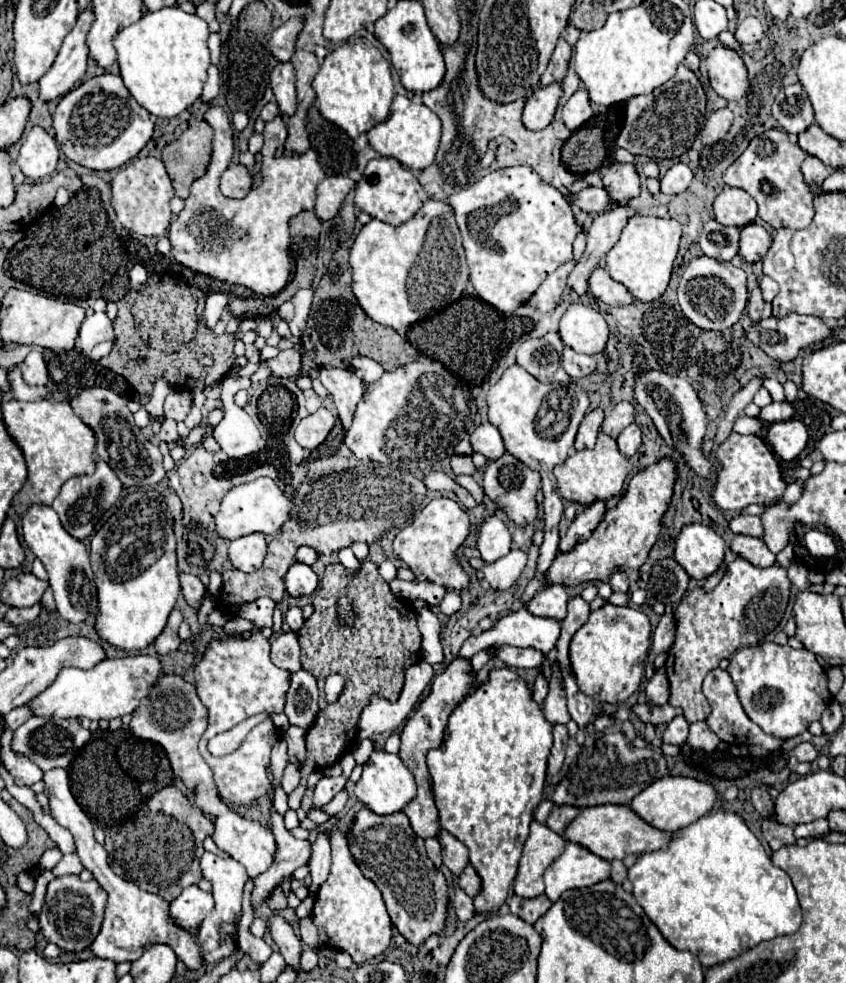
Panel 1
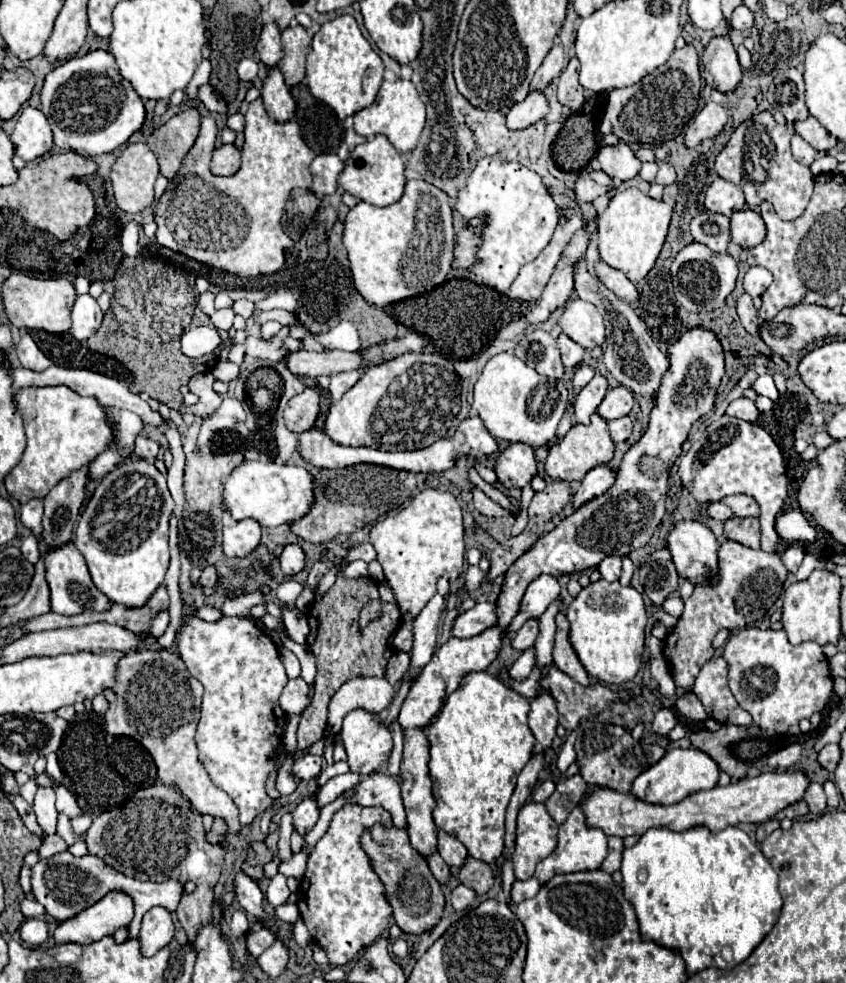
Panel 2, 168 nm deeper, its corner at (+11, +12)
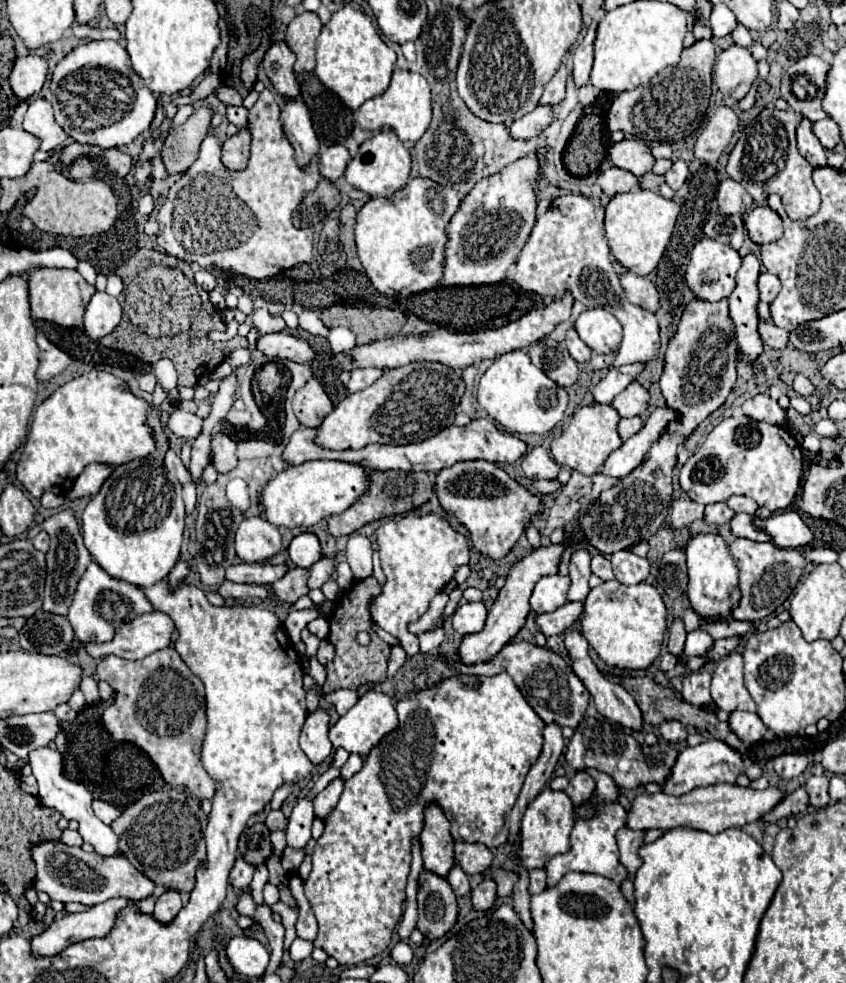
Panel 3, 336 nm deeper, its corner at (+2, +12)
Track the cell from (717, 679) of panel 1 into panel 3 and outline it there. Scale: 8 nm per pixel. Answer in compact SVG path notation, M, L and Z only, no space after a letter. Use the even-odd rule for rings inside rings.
M732 651L730 655L722 657L714 669L712 675L712 687L710 687L712 699L716 707L732 713L736 709L740 711L756 711L756 703L750 697L748 689L744 687L742 677L742 655Z

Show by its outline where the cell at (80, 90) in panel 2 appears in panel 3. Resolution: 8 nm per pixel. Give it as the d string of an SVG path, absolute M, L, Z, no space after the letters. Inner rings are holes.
M90 41L72 49L54 69L50 101L58 125L78 143L102 149L122 147L144 133L156 113L156 97L132 69L128 51L118 41Z

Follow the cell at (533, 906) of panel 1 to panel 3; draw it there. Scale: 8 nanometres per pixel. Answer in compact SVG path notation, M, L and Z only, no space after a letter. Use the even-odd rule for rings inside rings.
M532 869L530 871L530 893L542 893L546 889L546 871Z

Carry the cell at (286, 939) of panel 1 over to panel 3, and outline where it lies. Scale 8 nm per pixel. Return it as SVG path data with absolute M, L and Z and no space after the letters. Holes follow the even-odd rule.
M236 857L236 863L230 871L230 885L234 889L240 889L240 891L248 891L248 885L252 881L252 873L254 873L254 867L246 861L242 861L242 857Z

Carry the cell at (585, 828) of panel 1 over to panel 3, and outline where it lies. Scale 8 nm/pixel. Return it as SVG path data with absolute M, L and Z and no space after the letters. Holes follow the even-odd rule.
M714 785L704 789L694 789L688 795L668 795L668 793L644 793L632 801L632 809L628 813L626 825L630 829L674 829L674 827L692 827L702 829L708 833L720 833L730 827L742 827L746 823L758 821L766 815L780 799L784 791L770 785L764 791L752 787L738 787L738 785Z

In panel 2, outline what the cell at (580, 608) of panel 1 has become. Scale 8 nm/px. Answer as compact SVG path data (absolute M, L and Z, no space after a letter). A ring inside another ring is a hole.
M557 613L557 633L555 633L555 647L553 647L553 663L557 665L557 669L561 669L563 673L573 677L573 681L577 681L581 685L589 685L589 675L583 669L583 665L579 663L579 659L577 659L577 655L571 649L571 643L569 643L569 623L567 623L565 613Z

